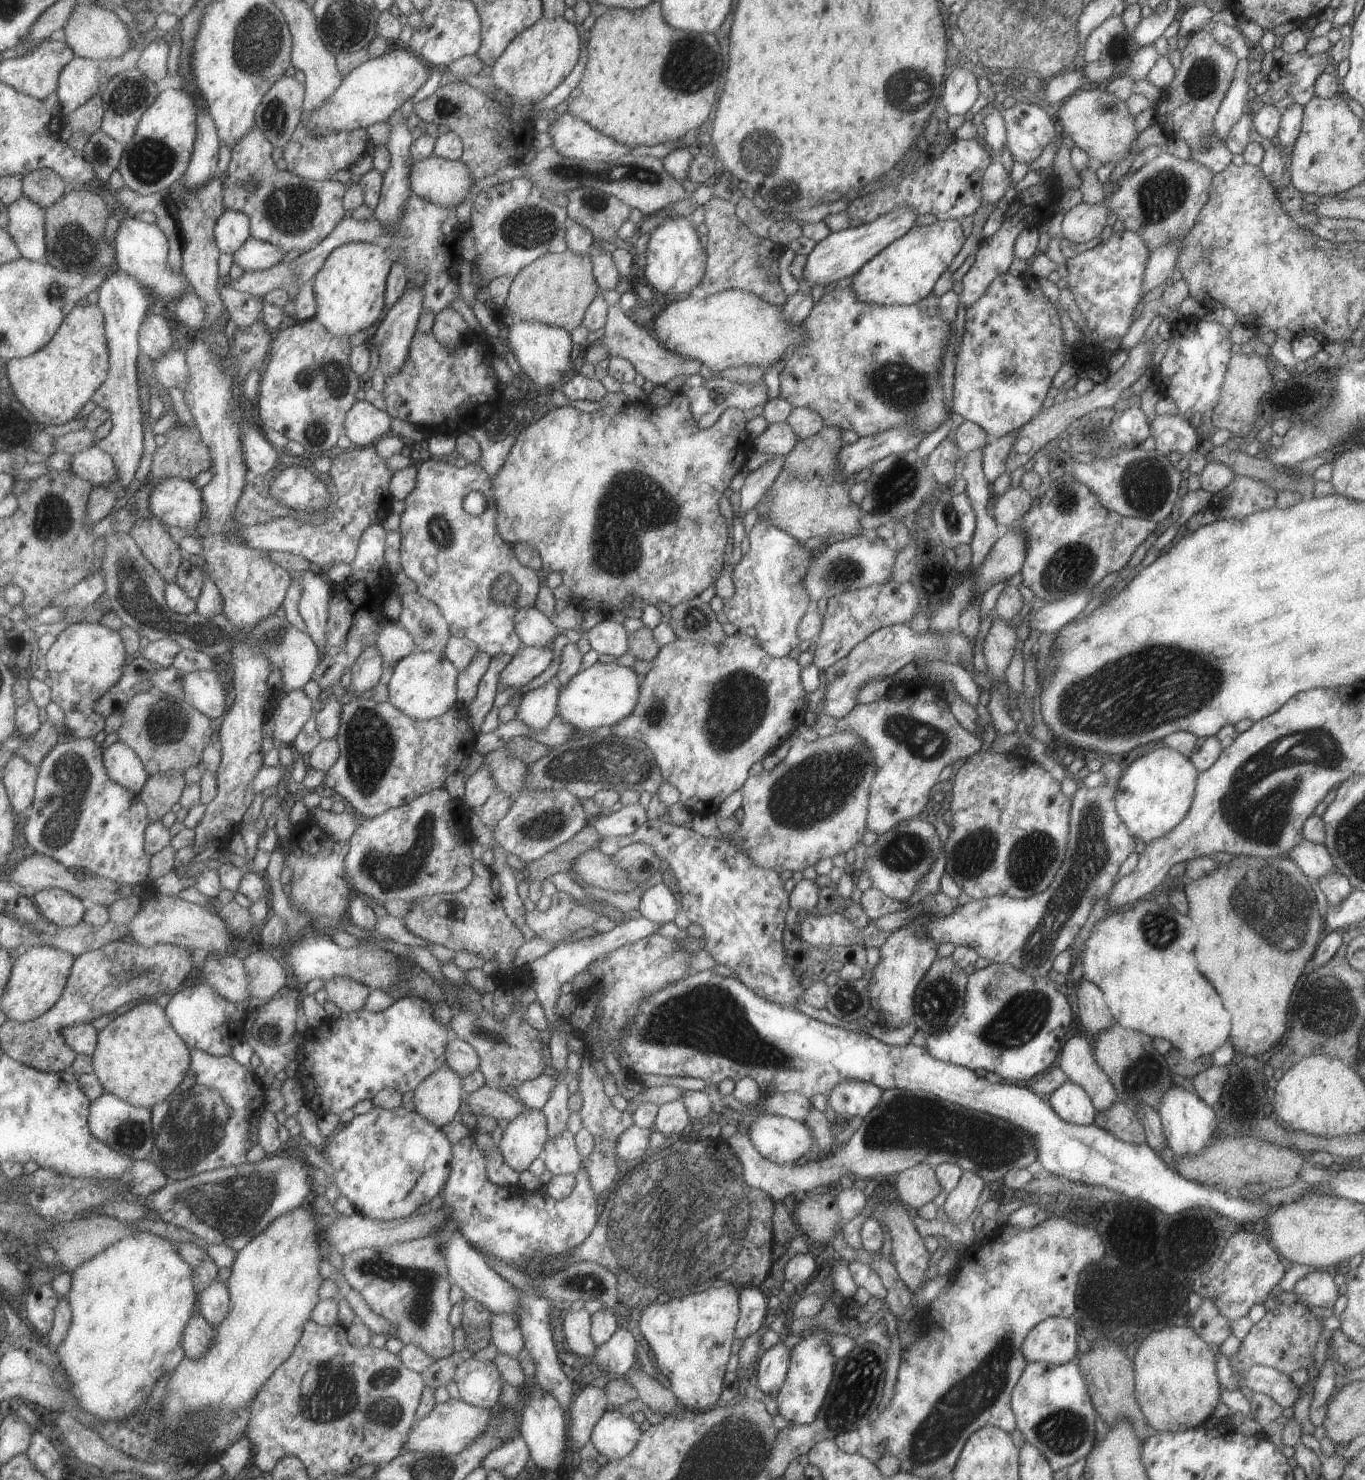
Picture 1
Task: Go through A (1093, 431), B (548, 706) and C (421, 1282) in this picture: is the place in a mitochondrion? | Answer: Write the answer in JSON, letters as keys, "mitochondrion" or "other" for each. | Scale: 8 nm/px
{"A":"mitochondrion","B":"other","C":"mitochondrion"}

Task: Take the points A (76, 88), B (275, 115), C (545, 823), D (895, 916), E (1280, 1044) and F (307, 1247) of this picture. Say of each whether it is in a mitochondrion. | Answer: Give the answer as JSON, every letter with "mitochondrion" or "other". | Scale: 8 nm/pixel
{"A":"other","B":"mitochondrion","C":"mitochondrion","D":"other","E":"other","F":"other"}

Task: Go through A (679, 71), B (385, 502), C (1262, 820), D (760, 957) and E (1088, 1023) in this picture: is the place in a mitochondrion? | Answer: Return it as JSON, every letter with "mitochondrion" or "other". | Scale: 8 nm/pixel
{"A":"mitochondrion","B":"other","C":"mitochondrion","D":"other","E":"other"}

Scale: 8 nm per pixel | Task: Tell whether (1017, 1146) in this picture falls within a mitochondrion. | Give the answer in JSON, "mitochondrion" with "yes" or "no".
{"mitochondrion":"yes"}

